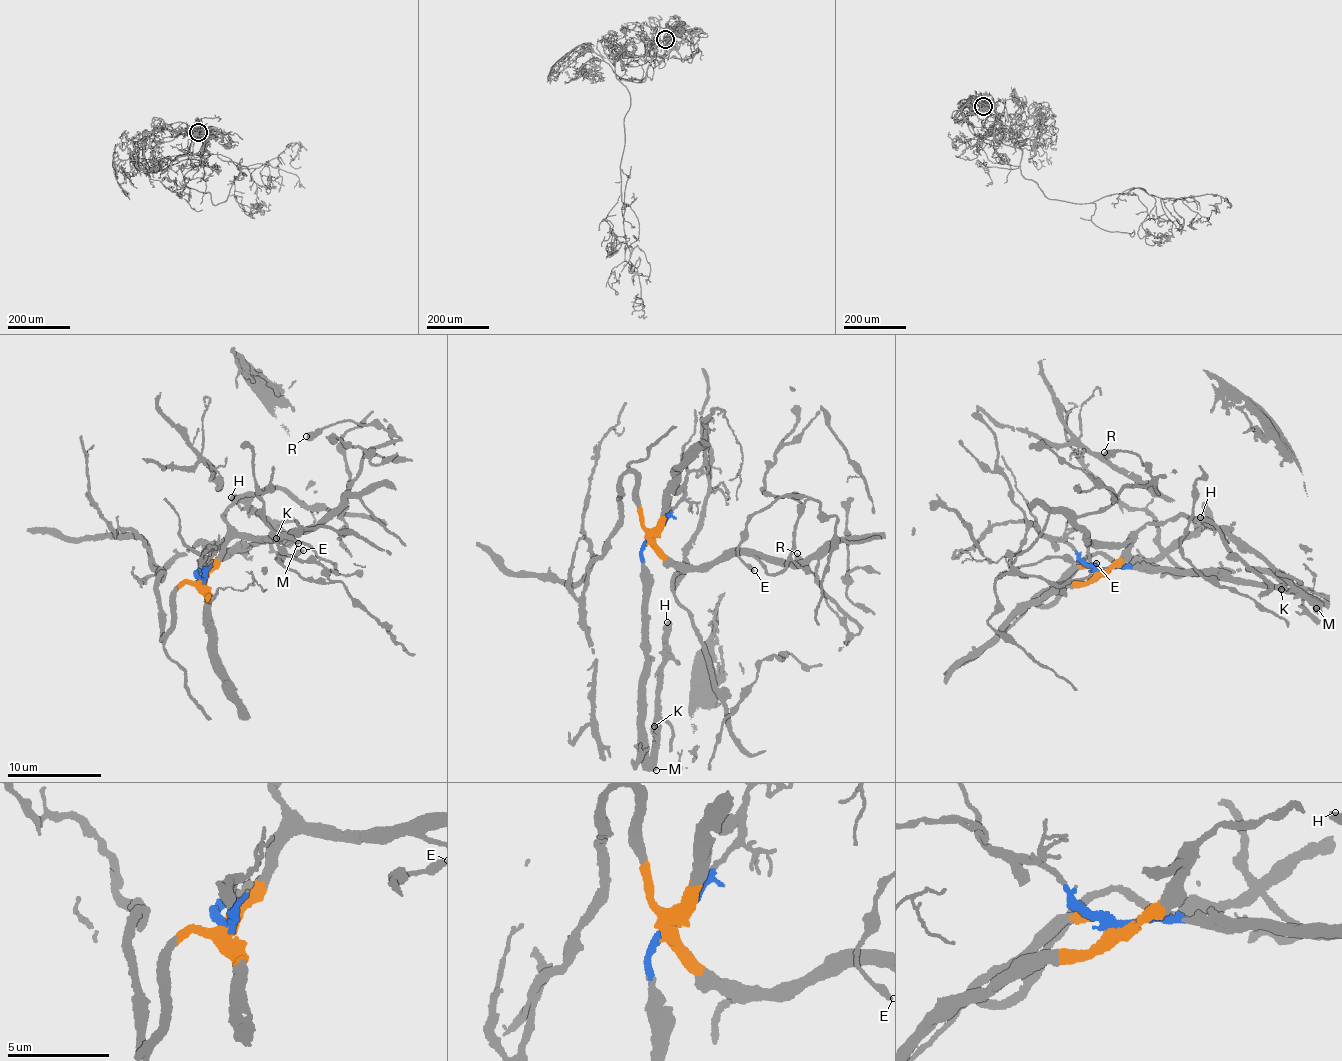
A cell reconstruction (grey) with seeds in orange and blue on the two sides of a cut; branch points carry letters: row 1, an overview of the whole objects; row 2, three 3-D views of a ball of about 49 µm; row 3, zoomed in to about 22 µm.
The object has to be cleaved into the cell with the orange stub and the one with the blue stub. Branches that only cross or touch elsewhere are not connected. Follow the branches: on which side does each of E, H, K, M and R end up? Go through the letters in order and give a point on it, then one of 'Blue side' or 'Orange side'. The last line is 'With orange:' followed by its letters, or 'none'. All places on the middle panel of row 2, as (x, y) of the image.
E: Place: (754, 570). Orange side
H: Place: (667, 622). Blue side
K: Place: (654, 726). Blue side
M: Place: (656, 770). Blue side
R: Place: (797, 553). Orange side
With orange: E, R

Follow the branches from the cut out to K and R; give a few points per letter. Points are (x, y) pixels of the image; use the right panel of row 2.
K: (1100, 569), (1122, 566), (1159, 569), (1287, 587), (1303, 593), (1280, 589)
R: (1100, 569), (1129, 544), (1086, 546), (1076, 521), (1101, 513), (1126, 486), (1152, 479), (1137, 454), (1104, 452)

